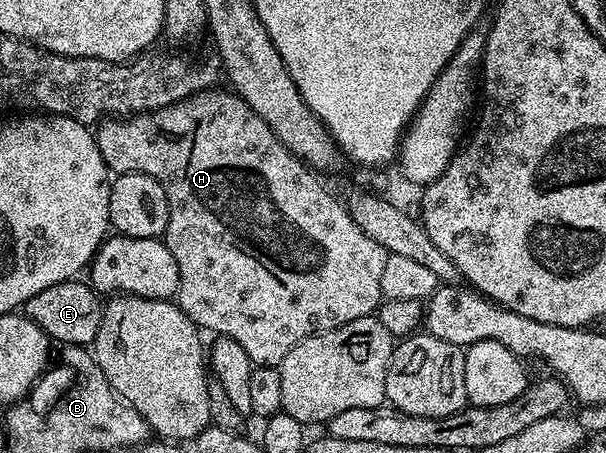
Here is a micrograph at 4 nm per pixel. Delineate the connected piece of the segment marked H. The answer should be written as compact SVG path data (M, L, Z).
M210 87L202 92L194 93L184 101L175 101L165 109L156 109L150 113L139 113L128 119L105 119L96 126L95 136L97 146L103 155L103 163L109 168L110 174L142 173L151 175L163 187L169 204L169 222L163 234L165 246L175 259L175 267L179 271L175 303L192 319L198 330L210 329L210 334L219 337L230 337L247 351L254 366L280 366L281 360L303 339L313 337L317 333L326 333L335 327L343 327L360 317L368 317L380 306L383 298L381 284L383 283L383 267L387 267L389 254L371 235L367 235L351 219L348 208L341 205L325 190L318 174L306 165L299 157L294 157L289 148L284 145L255 115L255 111L246 101L232 91L220 93L217 87Z

